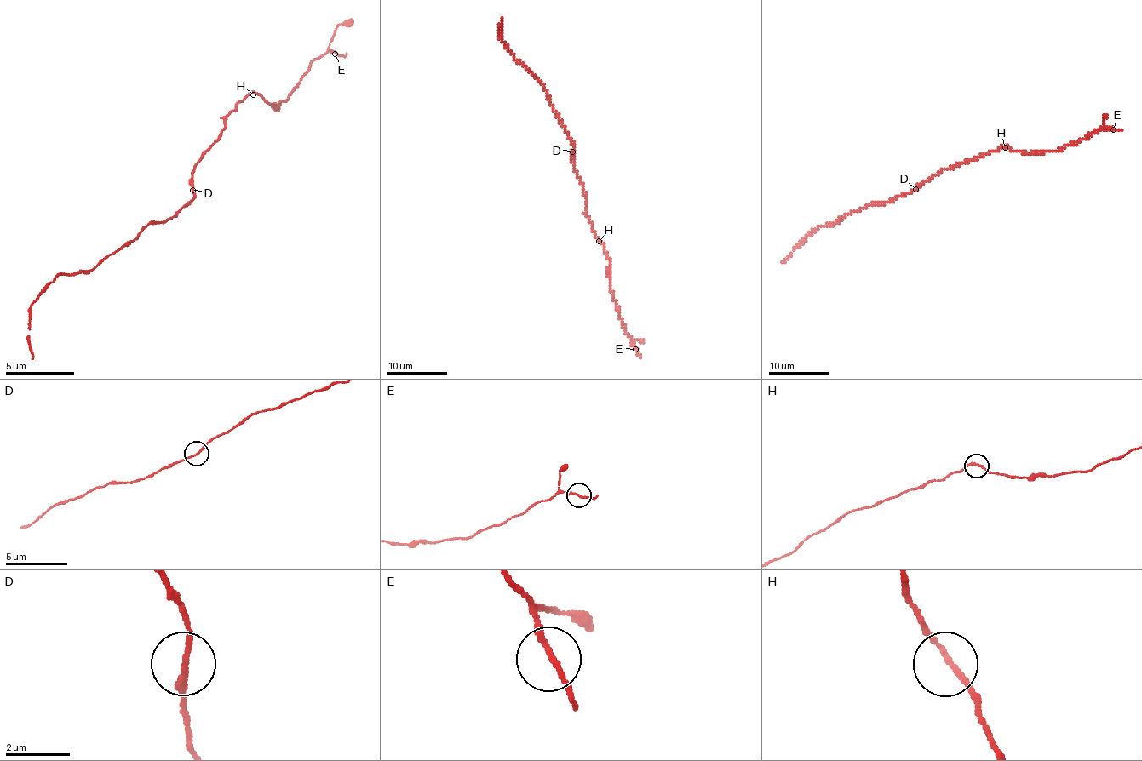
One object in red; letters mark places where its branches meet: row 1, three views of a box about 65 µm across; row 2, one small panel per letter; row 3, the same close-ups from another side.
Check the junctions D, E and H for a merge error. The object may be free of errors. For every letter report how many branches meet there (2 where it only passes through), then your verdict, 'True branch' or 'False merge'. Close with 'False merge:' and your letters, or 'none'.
D: Branches: 2. True branch
E: Branches: 2. True branch
H: Branches: 2. True branch
False merge: none

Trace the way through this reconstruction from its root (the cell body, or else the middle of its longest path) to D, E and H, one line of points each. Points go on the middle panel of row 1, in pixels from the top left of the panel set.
D: (579, 176), (573, 166), (571, 151)
E: (579, 176), (591, 229), (610, 260), (611, 292), (635, 349)
H: (579, 176), (587, 201), (587, 215), (599, 241)

